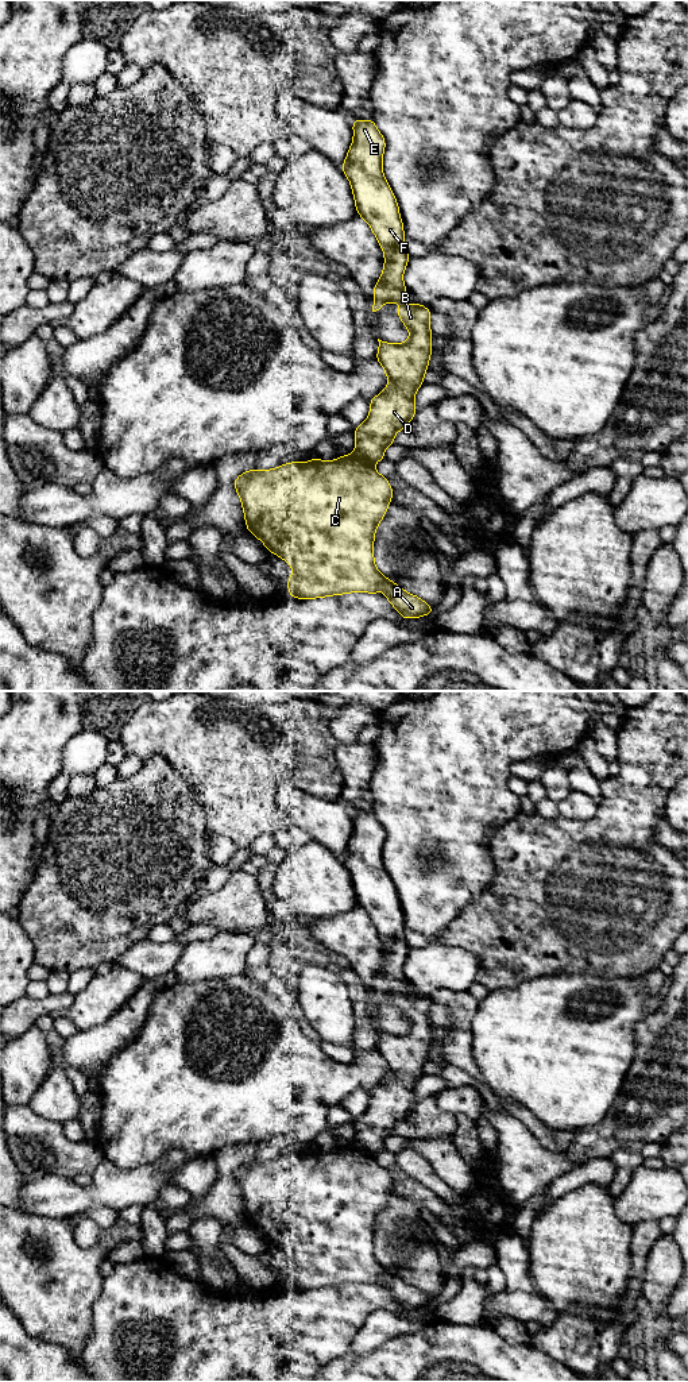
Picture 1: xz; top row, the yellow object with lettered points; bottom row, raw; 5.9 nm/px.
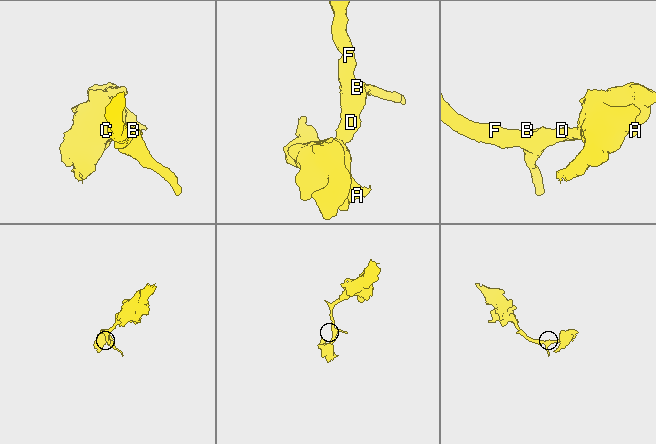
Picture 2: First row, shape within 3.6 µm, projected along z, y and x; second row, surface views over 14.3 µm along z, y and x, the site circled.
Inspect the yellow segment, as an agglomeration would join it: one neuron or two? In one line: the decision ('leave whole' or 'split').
split

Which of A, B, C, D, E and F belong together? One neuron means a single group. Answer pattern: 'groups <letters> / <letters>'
groups A C / B D E F

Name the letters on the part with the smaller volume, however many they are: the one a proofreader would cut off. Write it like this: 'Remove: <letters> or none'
Remove: A, C

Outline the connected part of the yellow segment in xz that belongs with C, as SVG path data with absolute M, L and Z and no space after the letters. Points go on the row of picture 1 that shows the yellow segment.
M343 455L331 462L314 458L306 463L293 462L273 470L259 471L255 468L243 472L233 485L241 499L248 532L293 568L293 576L286 579L291 598L313 599L347 592L379 594L383 588L386 591L383 597L405 619L434 614L434 610L421 598L406 592L375 567L375 530L386 514L394 491L389 480L378 474L372 464L353 455Z

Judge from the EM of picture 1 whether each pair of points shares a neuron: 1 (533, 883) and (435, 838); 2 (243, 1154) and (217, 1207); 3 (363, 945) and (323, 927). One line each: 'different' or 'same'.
1: different
2: same
3: same

